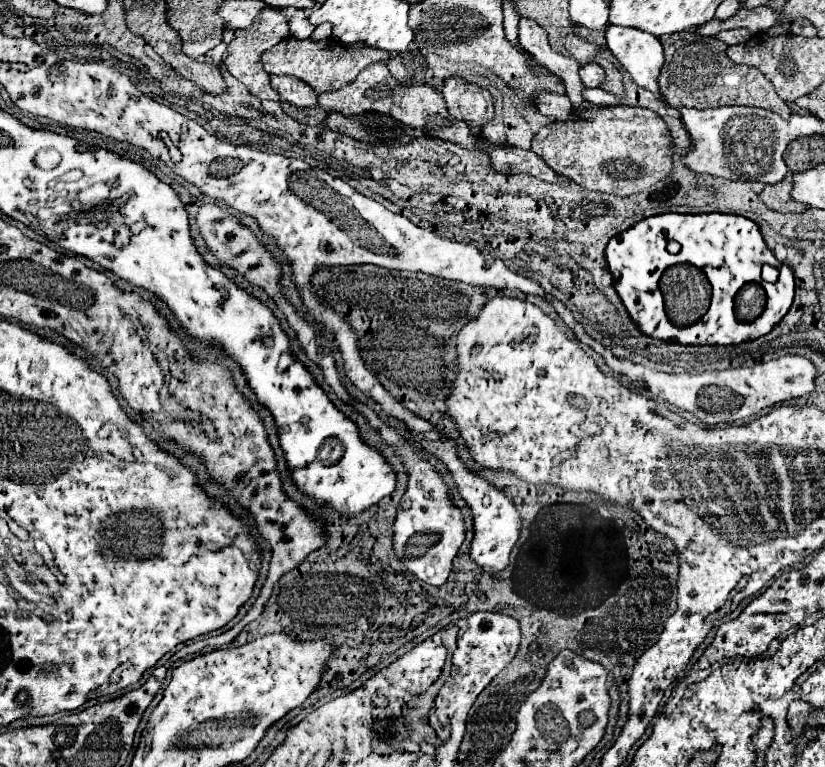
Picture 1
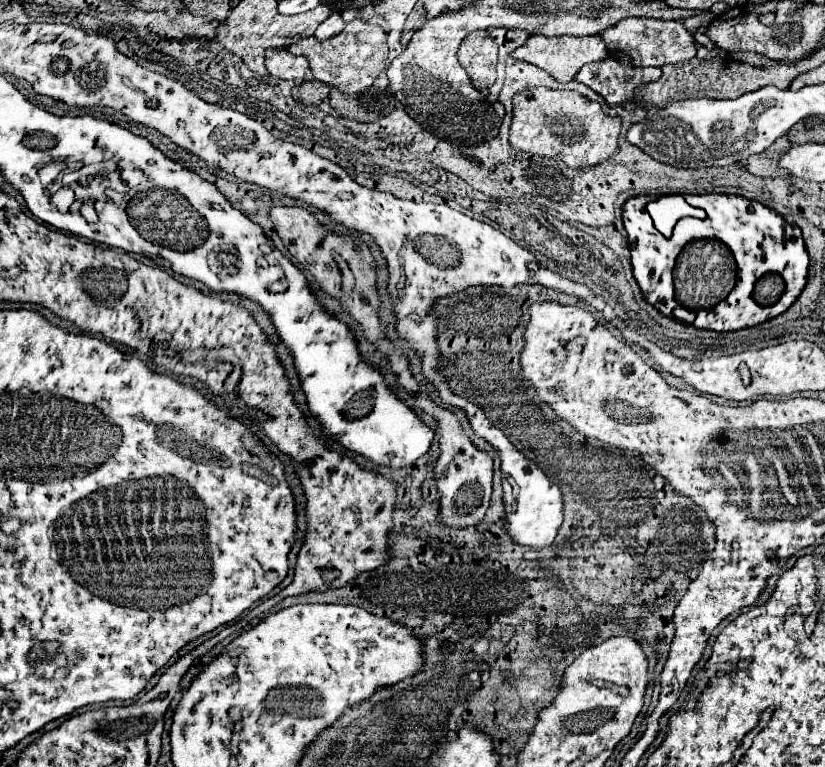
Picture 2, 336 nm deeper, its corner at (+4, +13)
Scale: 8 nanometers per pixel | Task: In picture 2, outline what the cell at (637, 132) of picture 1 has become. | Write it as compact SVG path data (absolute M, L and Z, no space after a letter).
M533 87L513 97L509 143L517 151L561 159L573 169L591 169L615 157L619 151L619 135L621 117L605 113L597 101L591 101L577 91Z

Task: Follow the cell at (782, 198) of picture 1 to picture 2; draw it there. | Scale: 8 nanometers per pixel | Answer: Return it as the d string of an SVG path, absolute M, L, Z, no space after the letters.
M781 137L773 143L773 147L769 147L769 151L761 155L751 155L747 159L747 169L757 177L787 177L787 173L781 171L779 167L779 159L789 149L791 149L791 143L787 141L787 137Z

